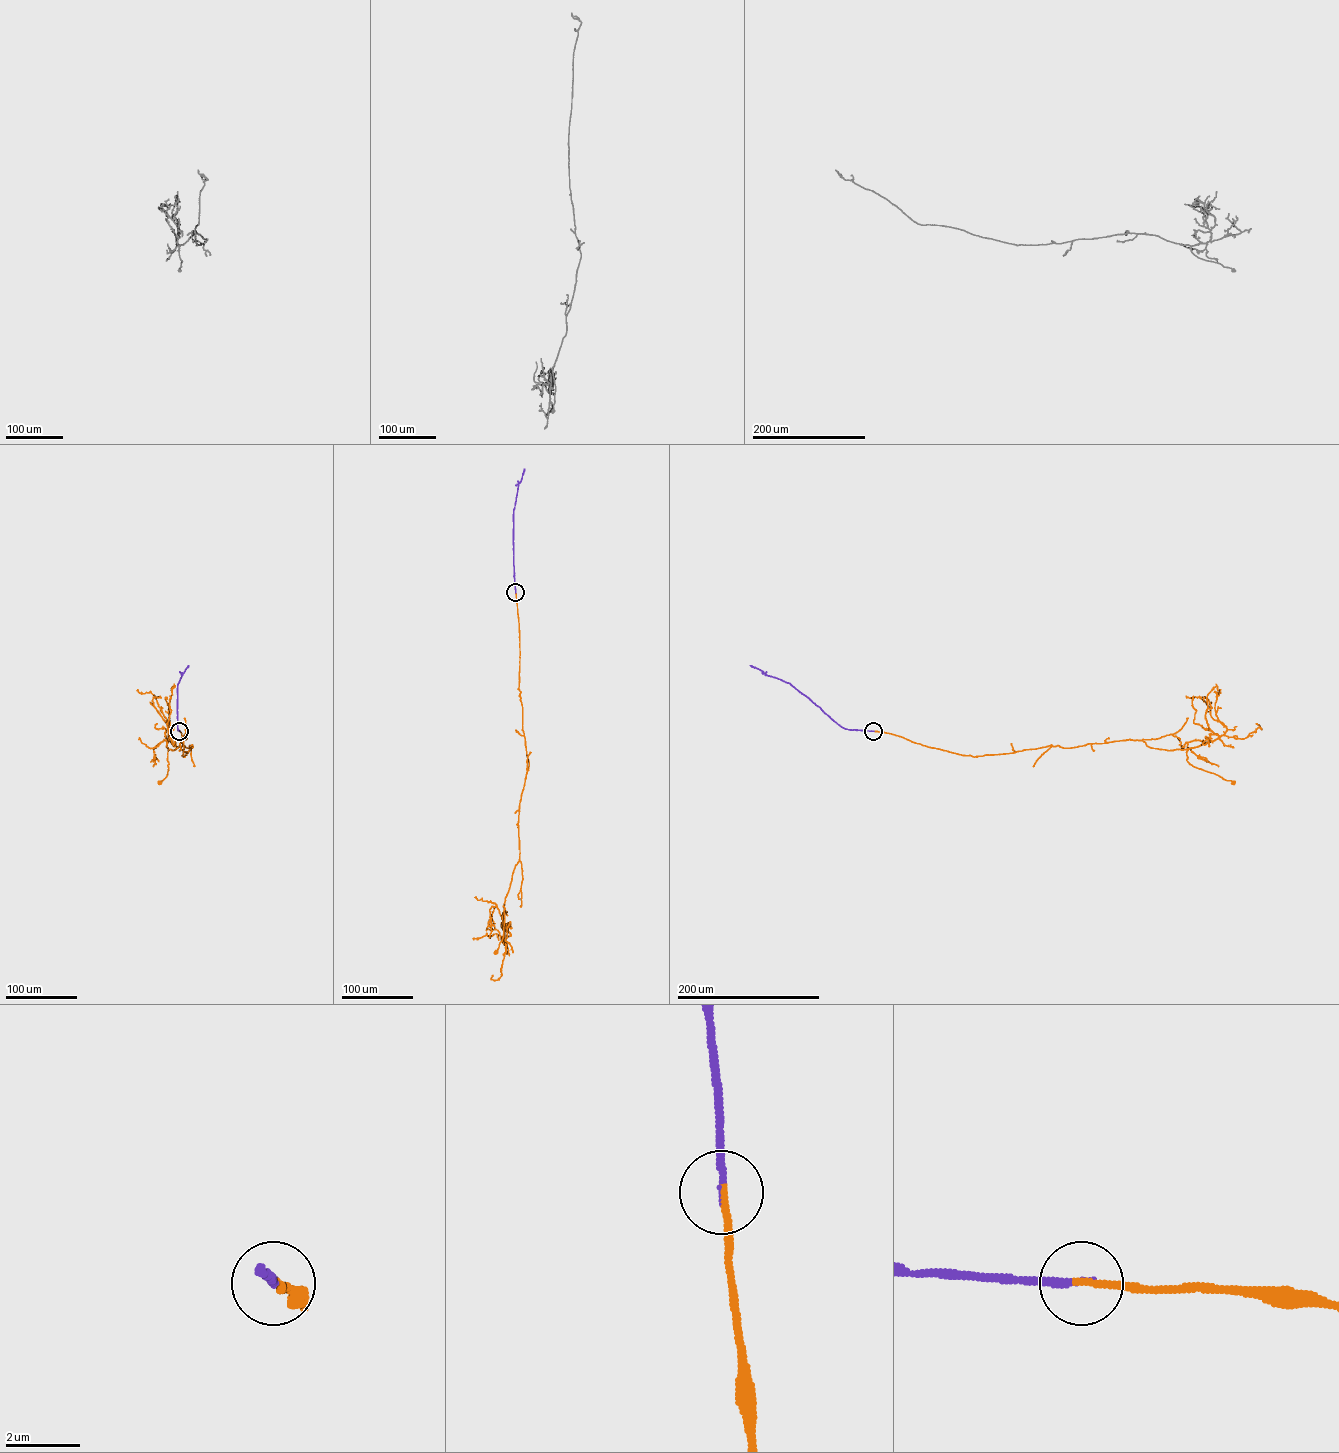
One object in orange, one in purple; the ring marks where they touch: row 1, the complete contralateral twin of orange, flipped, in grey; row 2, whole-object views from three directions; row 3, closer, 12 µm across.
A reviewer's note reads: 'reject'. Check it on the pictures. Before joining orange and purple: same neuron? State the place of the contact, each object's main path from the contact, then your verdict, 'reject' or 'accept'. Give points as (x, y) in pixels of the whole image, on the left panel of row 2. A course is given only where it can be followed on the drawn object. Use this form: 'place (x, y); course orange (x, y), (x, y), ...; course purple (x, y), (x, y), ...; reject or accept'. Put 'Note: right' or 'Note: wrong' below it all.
place (179, 731); course orange (179, 731), (183, 755), (193, 747), (186, 747), (183, 740), (173, 750), (168, 749), (167, 775), (160, 782); course purple (179, 731), (177, 684), (188, 665); accept
Note: wrong

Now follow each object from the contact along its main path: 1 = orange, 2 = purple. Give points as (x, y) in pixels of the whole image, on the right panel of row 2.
1: (873, 731), (973, 756), (1142, 740), (1151, 748), (1188, 749), (1190, 764), (1234, 782)
2: (873, 731), (841, 727), (790, 684), (750, 665)

